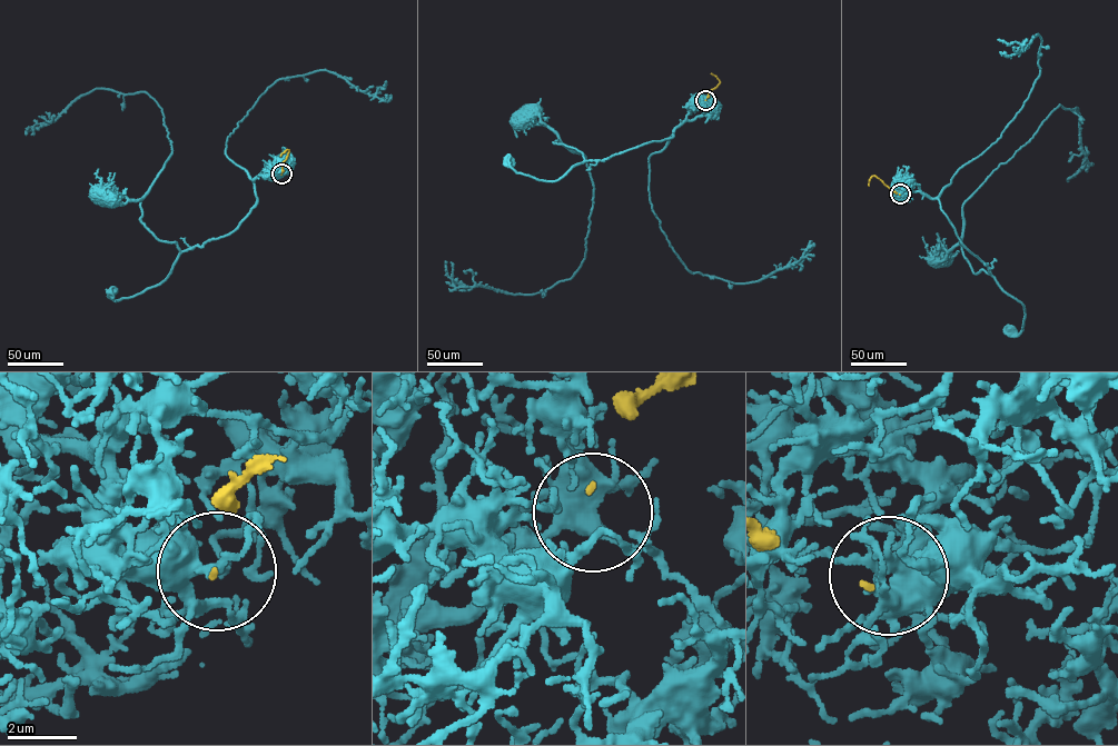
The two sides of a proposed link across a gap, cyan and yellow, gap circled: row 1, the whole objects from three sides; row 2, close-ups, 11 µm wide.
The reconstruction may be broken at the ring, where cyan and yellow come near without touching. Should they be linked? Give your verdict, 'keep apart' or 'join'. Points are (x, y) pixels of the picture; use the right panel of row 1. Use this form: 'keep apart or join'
keep apart

